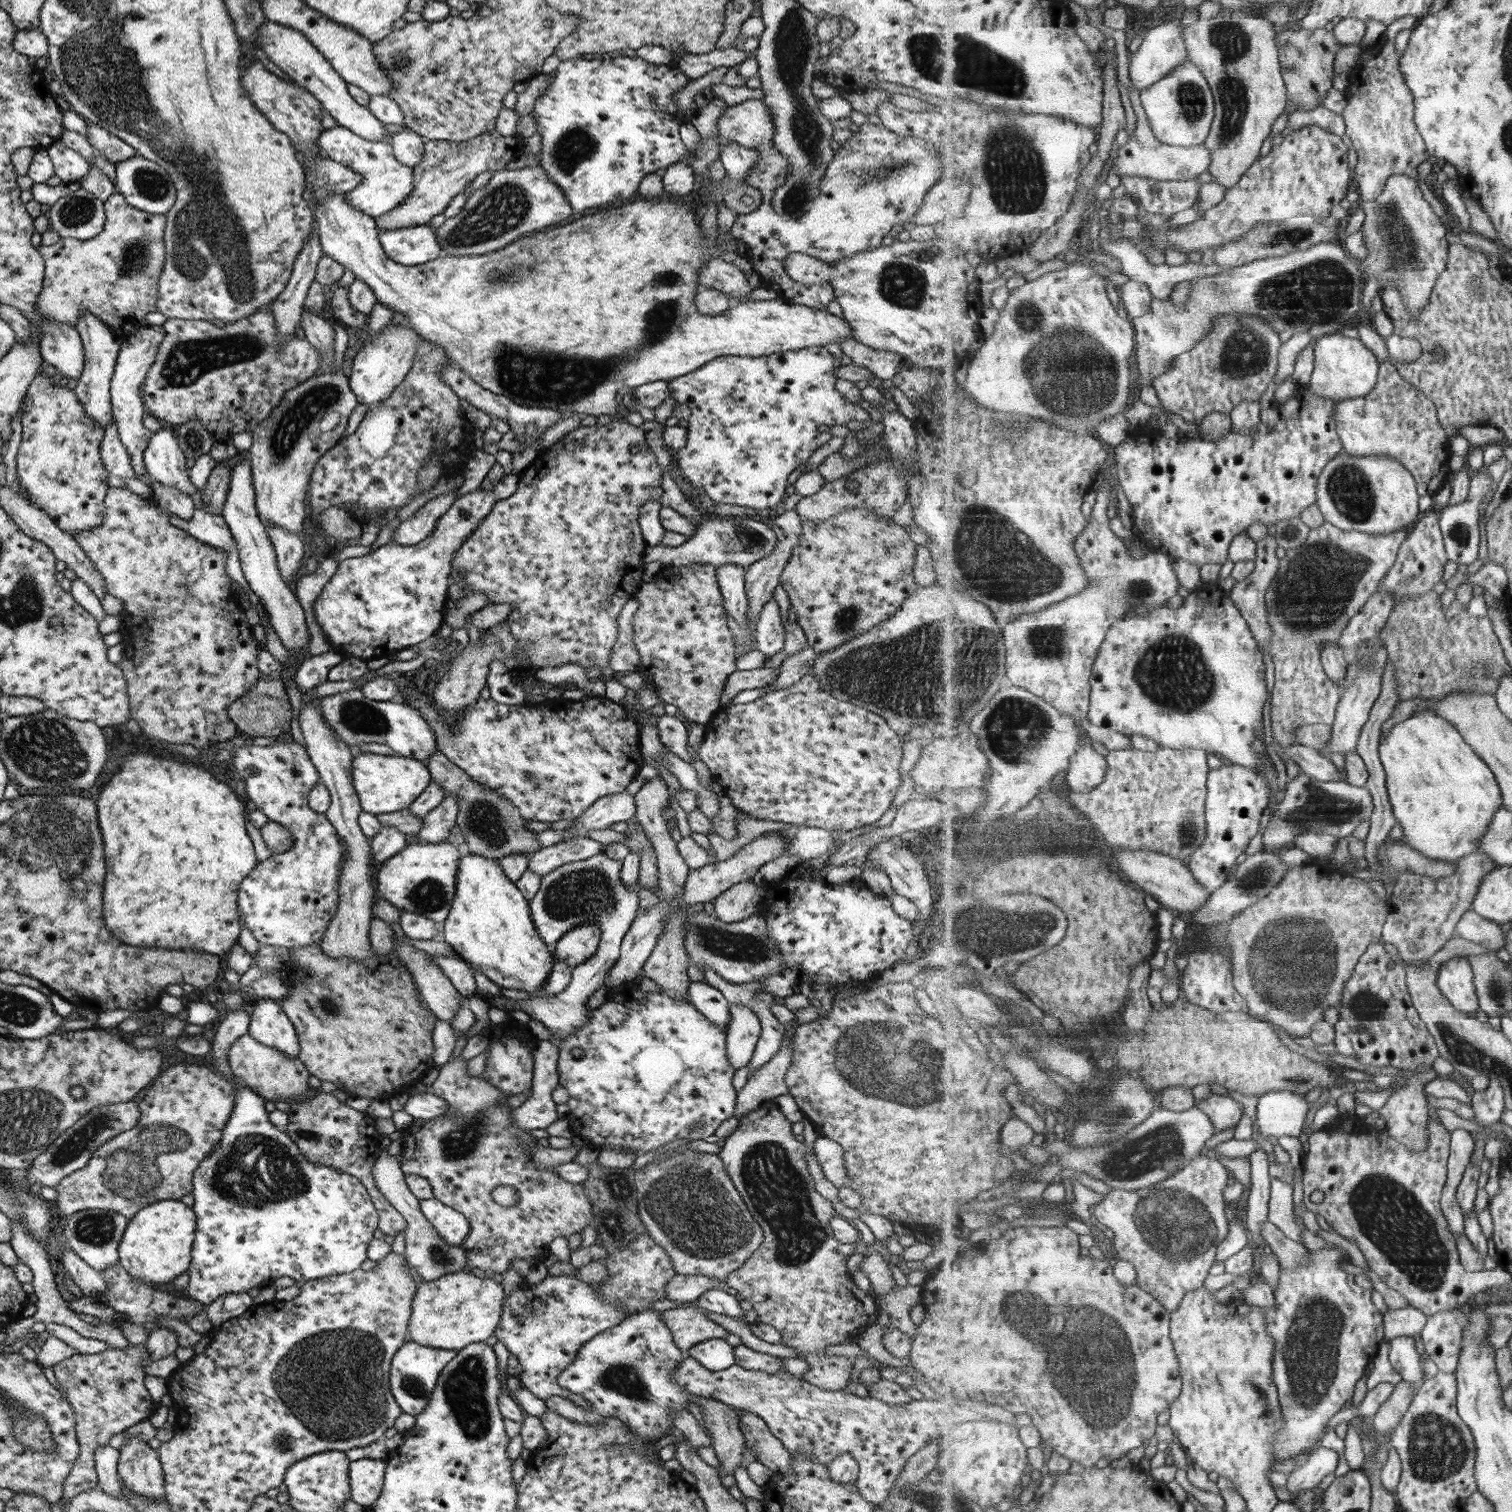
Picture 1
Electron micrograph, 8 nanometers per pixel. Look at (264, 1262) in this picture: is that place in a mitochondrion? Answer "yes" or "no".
no

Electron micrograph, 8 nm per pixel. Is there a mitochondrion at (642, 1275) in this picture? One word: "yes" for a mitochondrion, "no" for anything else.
no

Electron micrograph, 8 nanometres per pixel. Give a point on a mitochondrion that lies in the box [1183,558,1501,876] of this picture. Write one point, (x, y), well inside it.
(1320, 808)

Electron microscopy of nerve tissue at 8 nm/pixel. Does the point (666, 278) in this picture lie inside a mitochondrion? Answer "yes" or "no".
yes

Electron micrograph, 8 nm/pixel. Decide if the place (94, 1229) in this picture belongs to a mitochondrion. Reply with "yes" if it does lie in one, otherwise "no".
yes

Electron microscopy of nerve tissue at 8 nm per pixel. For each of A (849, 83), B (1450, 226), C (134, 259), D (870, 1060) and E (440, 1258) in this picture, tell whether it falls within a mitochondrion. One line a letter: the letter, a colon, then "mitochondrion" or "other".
A: other
B: other
C: mitochondrion
D: mitochondrion
E: mitochondrion

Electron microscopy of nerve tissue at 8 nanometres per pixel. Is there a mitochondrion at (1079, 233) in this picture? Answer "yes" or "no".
no

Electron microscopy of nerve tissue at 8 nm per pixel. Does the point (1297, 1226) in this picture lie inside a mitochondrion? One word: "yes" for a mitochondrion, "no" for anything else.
no

